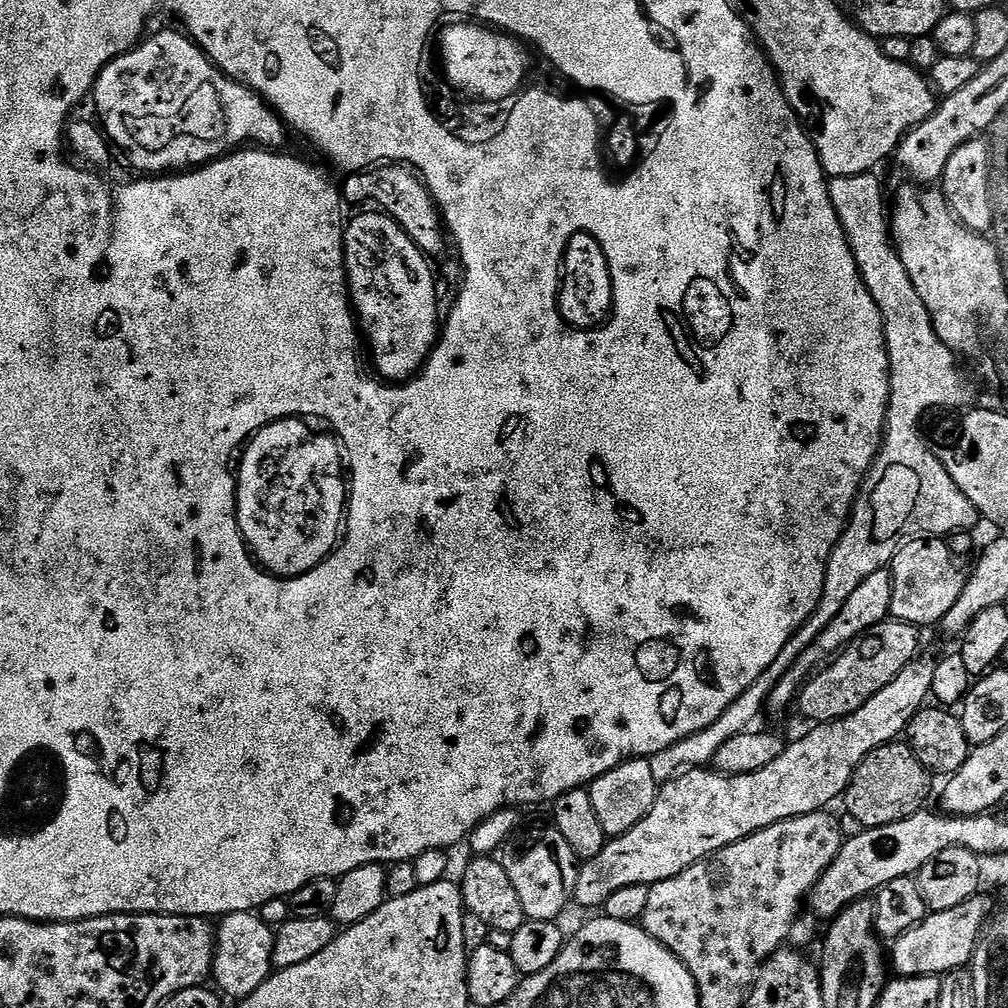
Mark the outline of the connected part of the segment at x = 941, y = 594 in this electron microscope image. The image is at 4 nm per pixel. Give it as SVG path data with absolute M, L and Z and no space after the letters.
M911 537L905 540L897 547L888 567L891 574L889 615L917 628L939 625L965 588L967 573L959 566L943 537Z

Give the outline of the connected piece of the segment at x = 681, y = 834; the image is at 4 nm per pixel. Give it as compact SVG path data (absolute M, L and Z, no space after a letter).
M915 658L907 664L890 682L890 686L882 686L870 702L866 702L854 714L843 716L841 720L830 720L817 723L801 740L796 740L785 747L784 752L770 766L762 766L762 770L754 770L754 774L741 776L721 776L715 770L693 768L673 780L659 785L654 806L650 806L650 814L638 822L626 834L609 839L604 849L594 858L583 861L576 874L575 903L584 908L603 909L606 898L622 890L622 886L649 886L662 882L666 878L674 878L682 874L699 860L705 860L712 853L722 850L747 836L761 832L763 828L774 826L783 820L805 816L811 812L823 812L829 806L843 797L847 790L851 776L856 768L872 751L884 747L892 741L899 741L907 733L911 720L919 714L920 710L929 703L934 682L933 661Z

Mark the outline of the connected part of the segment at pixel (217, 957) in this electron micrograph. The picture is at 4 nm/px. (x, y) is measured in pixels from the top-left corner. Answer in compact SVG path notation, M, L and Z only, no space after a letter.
M231 912L215 925L214 931L216 949L212 955L211 979L216 979L215 987L229 1001L239 1002L254 994L254 990L273 975L272 955L276 941L273 925L267 924L256 912Z

